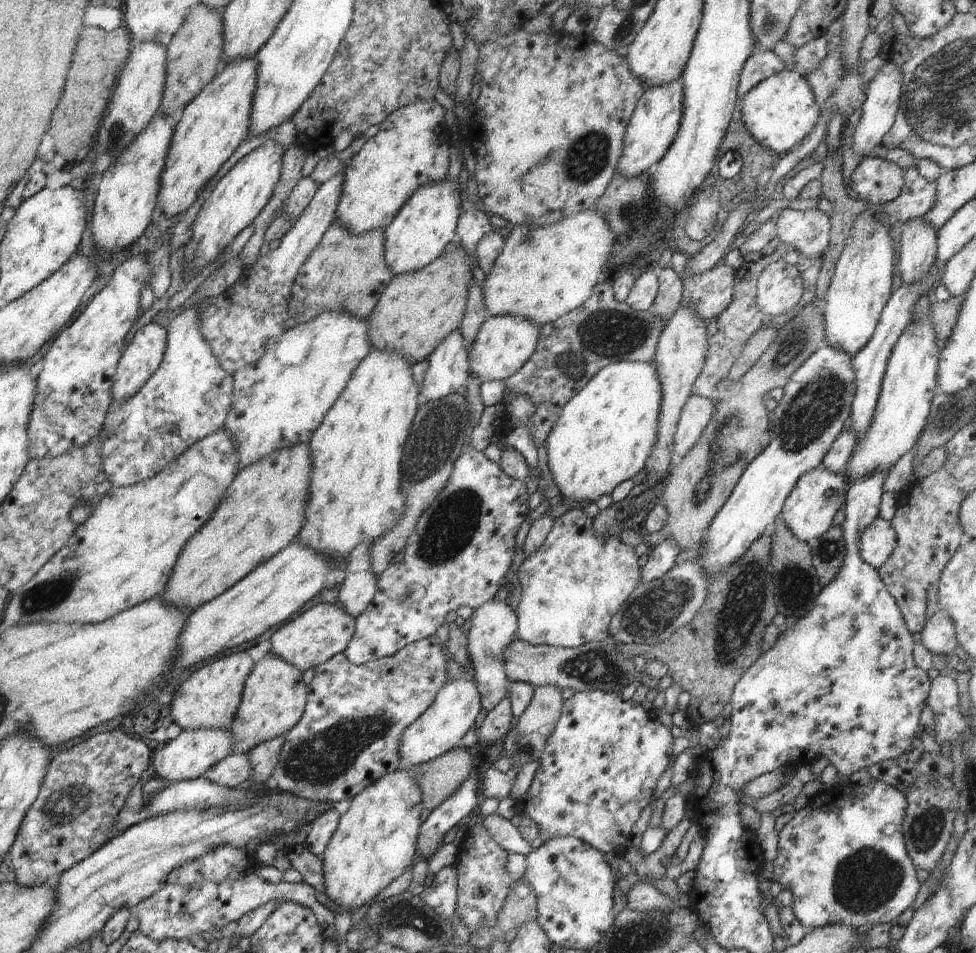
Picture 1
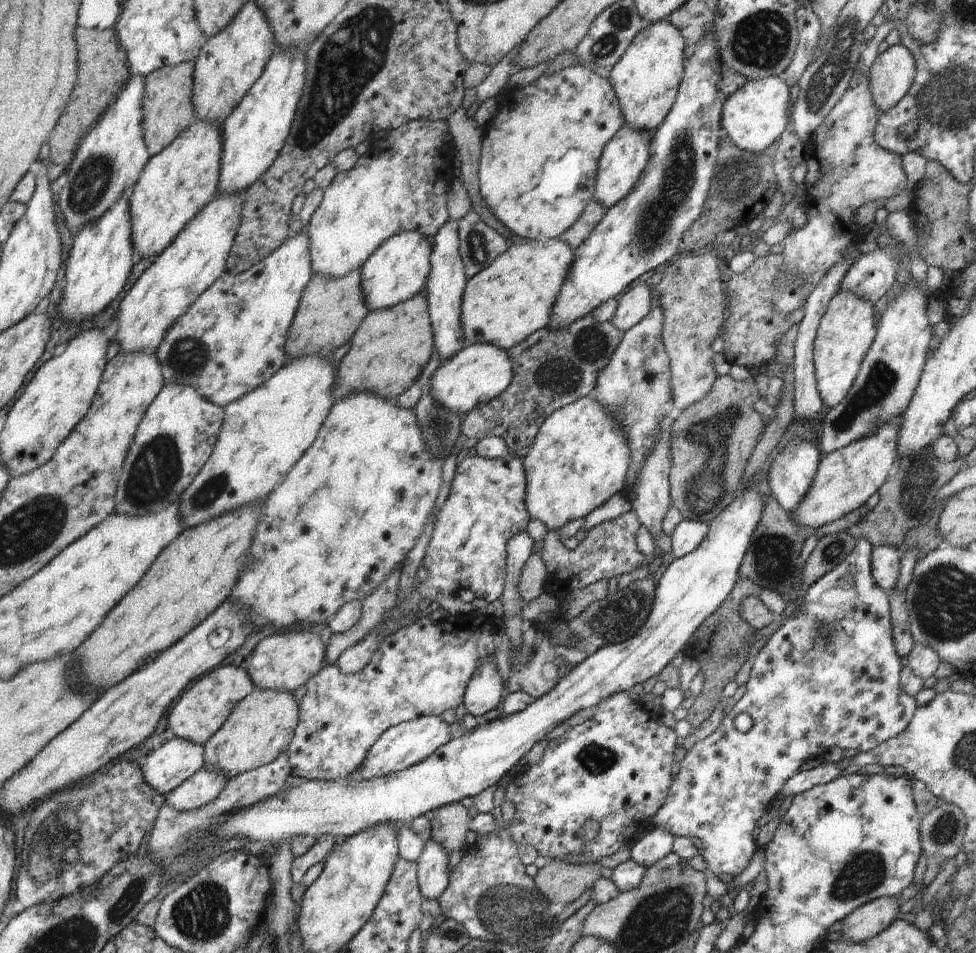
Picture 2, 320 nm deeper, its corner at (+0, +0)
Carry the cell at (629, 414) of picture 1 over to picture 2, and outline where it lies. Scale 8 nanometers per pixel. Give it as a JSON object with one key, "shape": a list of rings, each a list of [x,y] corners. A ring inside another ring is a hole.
{"shape":[[[584,397],[574,401],[573,403],[567,404],[558,410],[555,410],[548,418],[544,421],[544,424],[539,428],[538,434],[535,436],[533,443],[530,446],[530,450],[526,457],[521,460],[525,475],[526,475],[526,510],[532,520],[540,520],[548,531],[560,530],[567,522],[572,520],[578,520],[578,518],[588,518],[589,514],[596,510],[599,506],[602,506],[611,496],[616,493],[622,493],[623,486],[627,477],[627,470],[629,462],[631,461],[631,454],[629,446],[627,445],[627,437],[623,432],[623,429],[619,426],[617,419],[611,416],[610,411],[606,411],[597,403],[592,397]]]}

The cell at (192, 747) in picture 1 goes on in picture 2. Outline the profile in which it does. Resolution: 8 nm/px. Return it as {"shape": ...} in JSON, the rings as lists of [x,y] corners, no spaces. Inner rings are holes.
{"shape":[[[174,737],[146,758],[141,766],[144,782],[167,795],[205,766],[203,754],[203,745]]]}

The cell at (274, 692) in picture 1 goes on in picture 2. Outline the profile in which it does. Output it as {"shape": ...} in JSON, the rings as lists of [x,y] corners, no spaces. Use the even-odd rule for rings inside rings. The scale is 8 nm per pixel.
{"shape":[[[255,688],[237,704],[227,721],[203,744],[205,762],[203,768],[216,774],[220,773],[225,776],[226,780],[230,780],[235,776],[267,765],[276,760],[280,753],[287,752],[298,721],[299,703],[294,699],[293,693]]]}

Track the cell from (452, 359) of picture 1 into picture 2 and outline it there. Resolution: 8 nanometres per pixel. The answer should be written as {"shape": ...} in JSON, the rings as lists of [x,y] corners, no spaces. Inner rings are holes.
{"shape":[[[448,219],[440,230],[432,237],[432,252],[430,255],[431,269],[424,288],[429,315],[433,330],[434,349],[438,351],[441,360],[445,361],[454,356],[466,346],[461,331],[460,307],[463,290],[466,286],[467,276],[459,253],[459,232],[456,221]]]}

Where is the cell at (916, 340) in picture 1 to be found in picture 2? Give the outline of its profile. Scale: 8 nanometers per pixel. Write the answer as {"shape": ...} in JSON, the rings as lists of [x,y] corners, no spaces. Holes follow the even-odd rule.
{"shape":[[[901,416],[889,423],[884,423],[874,433],[863,439],[858,439],[840,450],[823,455],[808,492],[790,516],[801,527],[811,531],[826,523],[830,524],[853,510],[858,510],[860,506],[865,506],[868,498],[885,484],[890,468],[898,459],[897,436],[900,421]]]}

